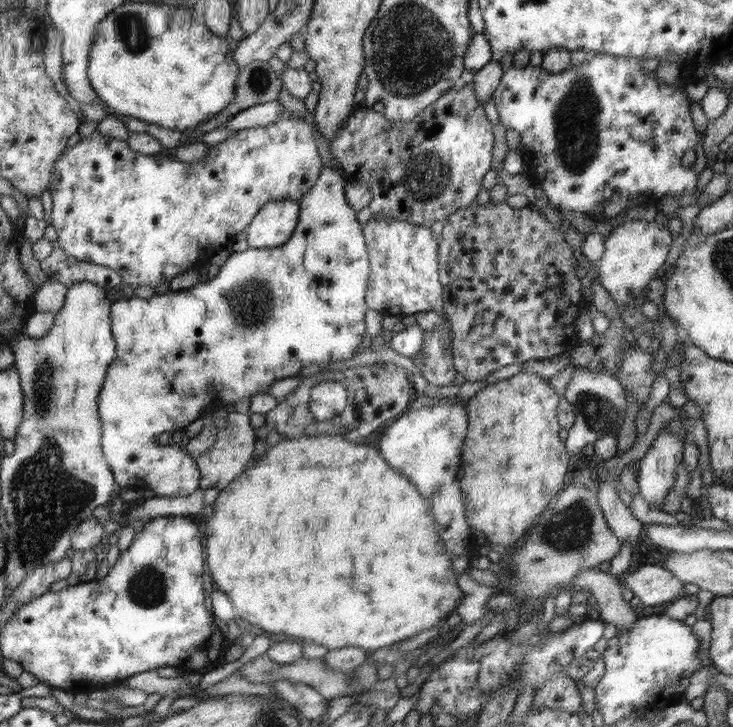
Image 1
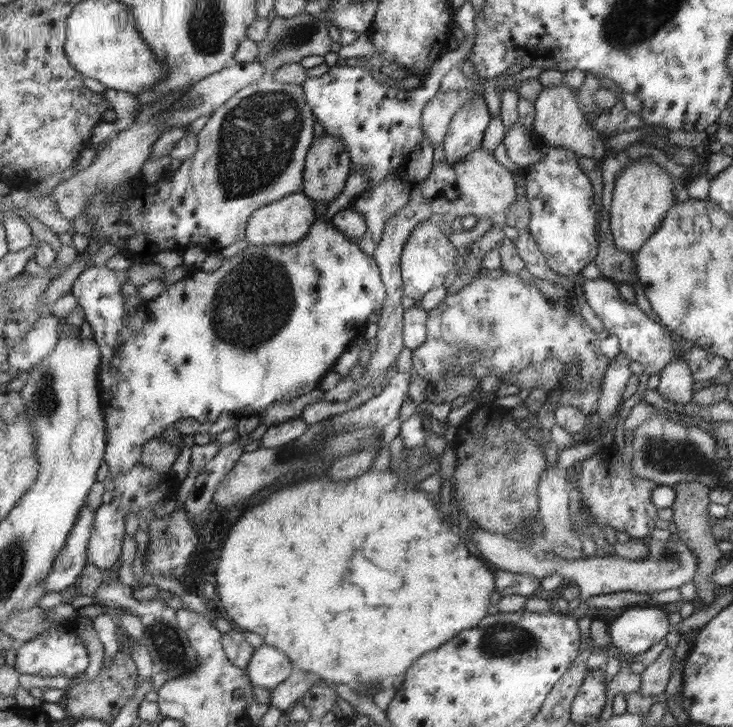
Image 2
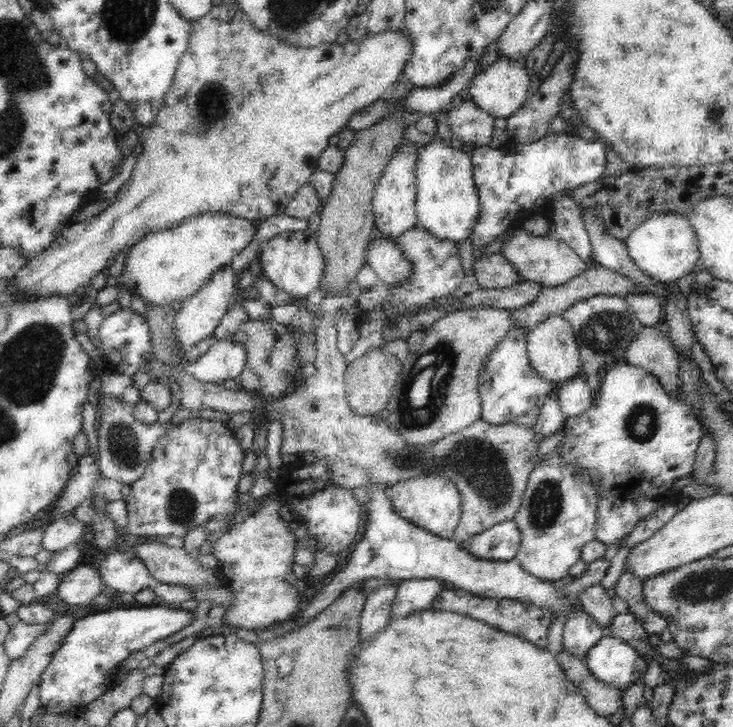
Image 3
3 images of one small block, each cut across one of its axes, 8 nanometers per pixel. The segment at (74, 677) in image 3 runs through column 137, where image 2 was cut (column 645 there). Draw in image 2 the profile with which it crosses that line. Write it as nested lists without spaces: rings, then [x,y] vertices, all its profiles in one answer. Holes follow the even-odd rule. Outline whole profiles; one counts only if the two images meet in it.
[[[659,605],[629,607],[607,629],[612,638],[611,649],[630,655],[650,650],[670,632],[668,617]]]

